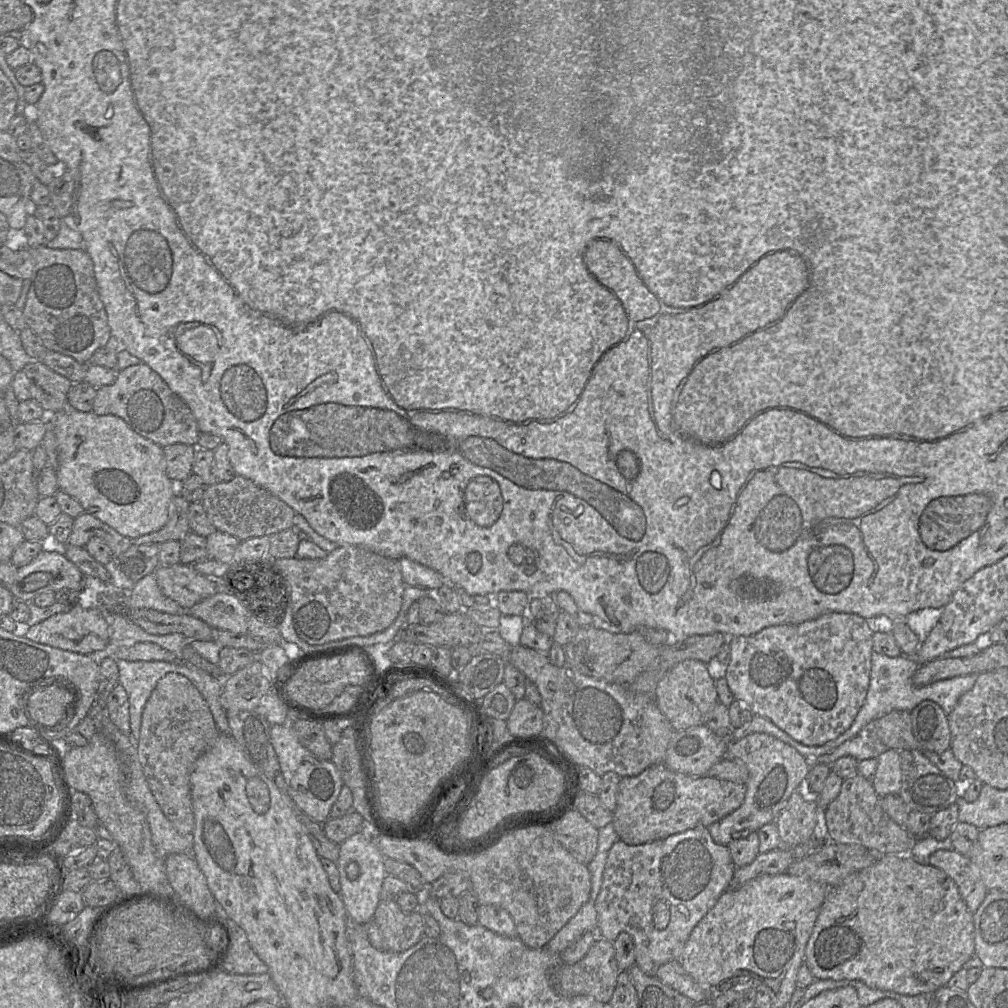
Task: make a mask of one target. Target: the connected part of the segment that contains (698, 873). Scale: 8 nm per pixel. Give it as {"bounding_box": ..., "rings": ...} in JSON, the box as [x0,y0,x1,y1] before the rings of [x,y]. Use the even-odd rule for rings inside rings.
{"bounding_box":[594,827,735,976],"rings":[[[695,827],[639,845],[628,845],[618,839],[609,850],[602,885],[594,902],[597,912],[596,932],[611,942],[621,932],[628,933],[634,941],[635,965],[645,974],[655,976],[661,965],[679,960],[693,928],[715,905],[721,894],[730,888],[735,869],[728,846],[716,843],[708,827]],[[658,901],[665,902],[670,912],[669,923],[662,930],[655,928],[653,923],[652,910]]]}

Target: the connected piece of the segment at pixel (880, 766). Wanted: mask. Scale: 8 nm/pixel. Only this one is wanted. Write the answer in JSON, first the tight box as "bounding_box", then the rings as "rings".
{"bounding_box":[871,749,901,796],"rings":[[[887,749],[877,758],[877,767],[871,779],[878,796],[899,793],[901,787],[901,766],[899,751]]]}

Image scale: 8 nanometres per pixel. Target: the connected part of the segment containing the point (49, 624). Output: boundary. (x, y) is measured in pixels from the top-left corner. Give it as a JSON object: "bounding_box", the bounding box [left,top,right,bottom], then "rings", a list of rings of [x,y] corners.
{"bounding_box":[20,603,109,655],"rings":[[[77,603],[69,611],[55,614],[31,626],[20,627],[23,636],[44,645],[85,655],[101,655],[109,643],[109,617],[100,608],[84,608]]]}

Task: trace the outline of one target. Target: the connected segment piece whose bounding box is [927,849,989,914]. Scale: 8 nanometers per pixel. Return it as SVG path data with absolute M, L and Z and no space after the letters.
M938 850L930 855L927 864L943 870L956 883L969 911L974 914L984 901L988 889L978 867L955 850Z

